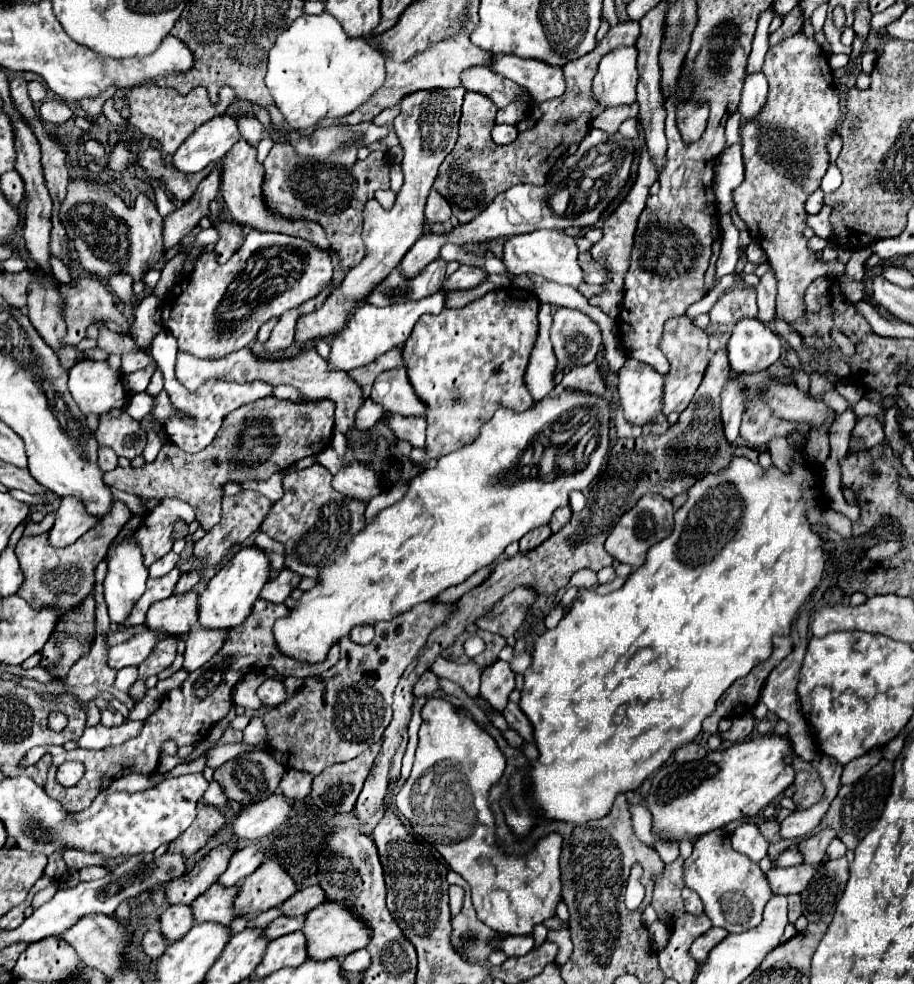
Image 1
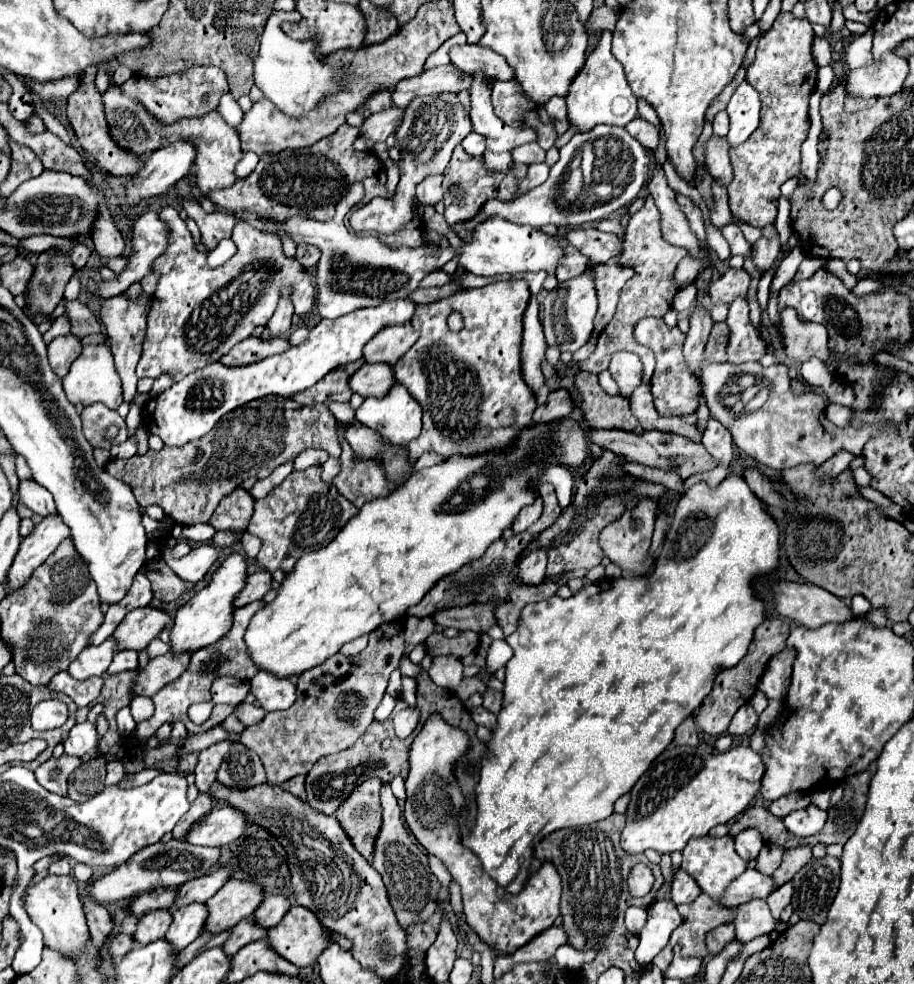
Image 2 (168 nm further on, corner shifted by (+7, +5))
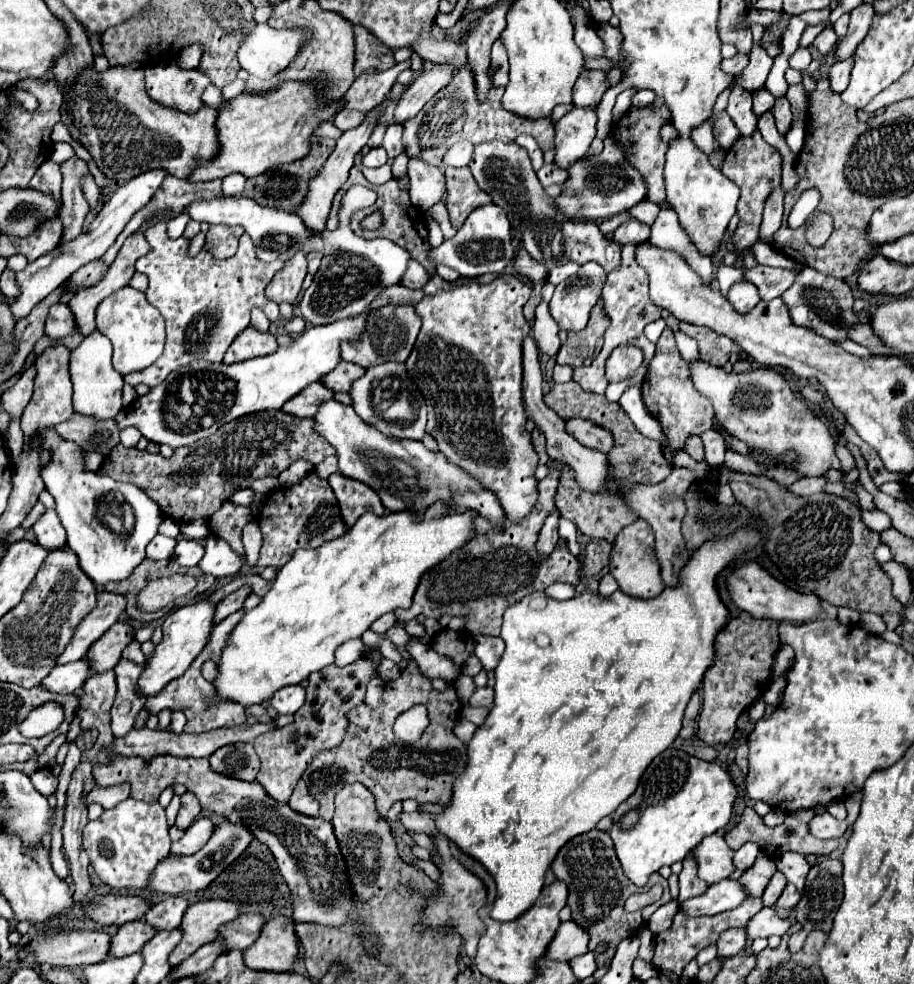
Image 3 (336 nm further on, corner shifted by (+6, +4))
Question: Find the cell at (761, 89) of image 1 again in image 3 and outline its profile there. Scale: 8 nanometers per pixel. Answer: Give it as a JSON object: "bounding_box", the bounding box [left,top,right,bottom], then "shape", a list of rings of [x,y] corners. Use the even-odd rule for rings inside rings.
{"bounding_box":[726,86,758,136],"shape":[[[736,86],[732,90],[726,112],[734,120],[736,128],[740,130],[740,136],[748,136],[748,134],[752,134],[756,130],[758,116],[752,110],[752,92],[750,90],[746,90],[742,86]]]}

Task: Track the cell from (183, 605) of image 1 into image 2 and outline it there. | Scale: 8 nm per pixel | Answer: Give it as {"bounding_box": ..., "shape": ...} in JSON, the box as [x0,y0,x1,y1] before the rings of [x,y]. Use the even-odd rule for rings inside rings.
{"bounding_box":[113,607,171,651],"shape":[[[139,607],[127,613],[127,617],[119,623],[119,627],[113,633],[113,639],[117,643],[117,651],[133,649],[141,651],[149,645],[153,637],[159,635],[159,631],[171,621],[171,617],[153,607]]]}

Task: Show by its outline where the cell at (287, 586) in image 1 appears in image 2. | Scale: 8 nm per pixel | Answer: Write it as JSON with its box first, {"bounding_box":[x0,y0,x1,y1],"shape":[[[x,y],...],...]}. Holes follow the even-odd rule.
{"bounding_box":[233,571,271,607],"shape":[[[255,571],[247,577],[247,585],[241,589],[241,593],[235,597],[233,607],[243,607],[255,599],[261,599],[271,589],[271,573],[267,571]]]}

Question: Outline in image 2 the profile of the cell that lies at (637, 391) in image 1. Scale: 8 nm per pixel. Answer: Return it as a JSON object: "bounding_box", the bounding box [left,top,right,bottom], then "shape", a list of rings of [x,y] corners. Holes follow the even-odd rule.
{"bounding_box":[609,351,643,397],"shape":[[[627,351],[613,353],[609,363],[609,373],[619,385],[621,395],[631,397],[631,393],[641,385],[641,373],[643,373],[641,359],[635,353],[627,353]]]}

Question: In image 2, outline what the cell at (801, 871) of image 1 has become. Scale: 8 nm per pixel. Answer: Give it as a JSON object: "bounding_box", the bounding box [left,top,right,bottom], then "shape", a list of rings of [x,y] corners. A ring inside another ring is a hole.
{"bounding_box":[721,869,773,907],"shape":[[[747,869],[727,885],[727,889],[721,897],[721,905],[723,907],[727,907],[727,905],[737,907],[737,905],[743,905],[751,899],[759,899],[759,897],[765,899],[765,897],[769,897],[771,891],[773,891],[771,877],[763,877],[755,869]]]}

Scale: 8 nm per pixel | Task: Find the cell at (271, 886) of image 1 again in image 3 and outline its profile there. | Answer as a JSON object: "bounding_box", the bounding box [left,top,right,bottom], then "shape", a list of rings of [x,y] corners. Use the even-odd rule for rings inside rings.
{"bounding_box":[170,898,240,966],"shape":[[[210,898],[200,900],[192,906],[188,906],[184,918],[182,918],[182,940],[170,954],[170,964],[176,966],[184,962],[188,956],[192,956],[200,946],[212,942],[218,938],[220,926],[232,922],[240,916],[240,906],[236,906],[230,900],[224,898]]]}

